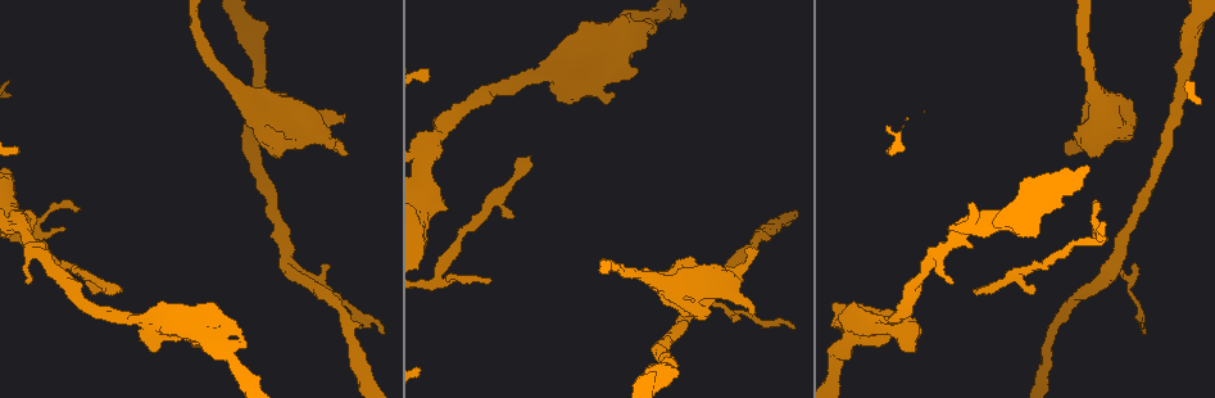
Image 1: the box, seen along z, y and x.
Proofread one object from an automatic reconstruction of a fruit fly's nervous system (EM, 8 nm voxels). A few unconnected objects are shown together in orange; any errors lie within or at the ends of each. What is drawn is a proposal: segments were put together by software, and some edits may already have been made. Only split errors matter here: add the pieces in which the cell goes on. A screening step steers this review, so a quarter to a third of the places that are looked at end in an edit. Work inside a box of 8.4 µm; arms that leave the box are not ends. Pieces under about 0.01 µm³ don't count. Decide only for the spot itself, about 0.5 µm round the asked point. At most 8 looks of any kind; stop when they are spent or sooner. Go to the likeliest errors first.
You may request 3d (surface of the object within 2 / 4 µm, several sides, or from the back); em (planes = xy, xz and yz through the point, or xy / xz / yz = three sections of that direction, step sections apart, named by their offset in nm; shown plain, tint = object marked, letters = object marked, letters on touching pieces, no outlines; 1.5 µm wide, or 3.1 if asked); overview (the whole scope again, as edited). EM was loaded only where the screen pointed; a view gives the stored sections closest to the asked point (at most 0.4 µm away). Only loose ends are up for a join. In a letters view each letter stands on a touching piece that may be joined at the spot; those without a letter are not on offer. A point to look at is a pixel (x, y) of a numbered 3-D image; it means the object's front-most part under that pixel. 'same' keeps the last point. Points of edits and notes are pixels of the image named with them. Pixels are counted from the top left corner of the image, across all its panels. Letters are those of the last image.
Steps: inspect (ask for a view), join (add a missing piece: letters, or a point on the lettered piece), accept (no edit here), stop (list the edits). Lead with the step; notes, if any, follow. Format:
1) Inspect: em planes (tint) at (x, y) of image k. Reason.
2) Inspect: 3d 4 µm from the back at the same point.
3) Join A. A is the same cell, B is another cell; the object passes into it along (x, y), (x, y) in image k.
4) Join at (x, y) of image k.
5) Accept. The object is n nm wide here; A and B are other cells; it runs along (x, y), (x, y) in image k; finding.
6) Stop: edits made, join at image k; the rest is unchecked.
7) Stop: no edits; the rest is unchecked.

Inspect: em planes (letters) at (526, 158) of image 1. Tapers out.

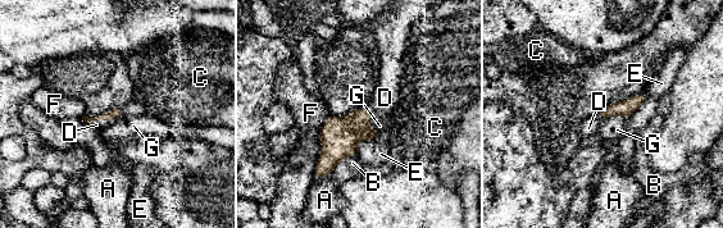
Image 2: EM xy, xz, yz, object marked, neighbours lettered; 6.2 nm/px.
Join D. D is the same cell, A, B, C, E, F and G are other cells; the object passes into it along (118, 112), (104, 119), (96, 124) in image 2; it goes on there.

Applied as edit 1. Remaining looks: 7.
Inspect: 3d 4 µm from the back at (565, 97) of image 1. Thick end.

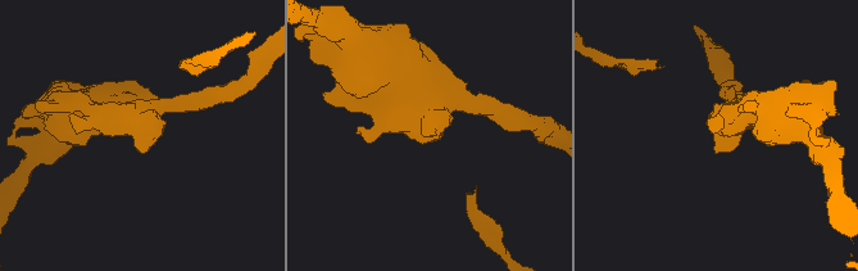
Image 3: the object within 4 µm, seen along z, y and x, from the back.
Inspect: em planes (tint) at (142, 153) of image 3. Need the tissue.

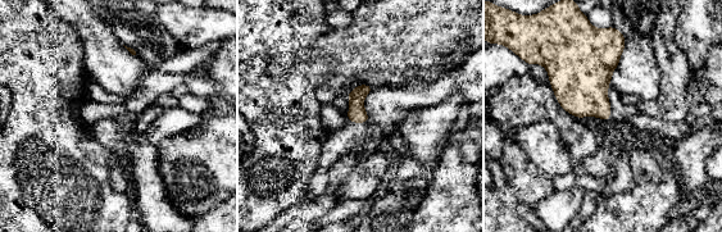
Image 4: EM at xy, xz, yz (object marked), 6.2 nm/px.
Inspect: em planes (letters) at the same point.

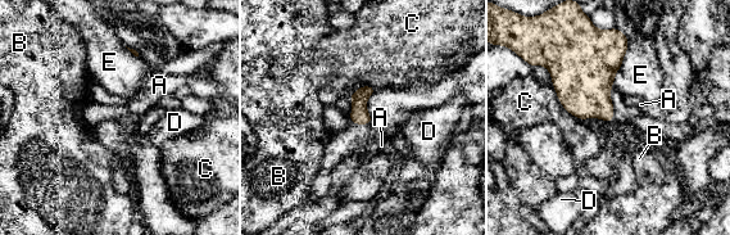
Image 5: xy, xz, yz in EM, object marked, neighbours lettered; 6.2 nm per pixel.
Accept. A, B, C, D and E are other cells; a border runs along (629, 39), (626, 53), (612, 85) in image 5; none of them fits.

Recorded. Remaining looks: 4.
Inspect: 3d 4 µm at (1137, 268) of image 1. Thin end.

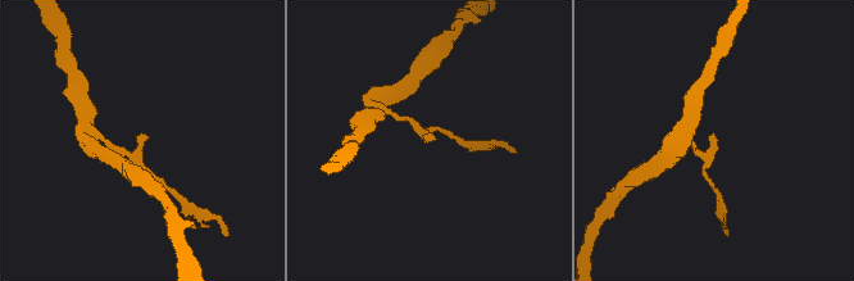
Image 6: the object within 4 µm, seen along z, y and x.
Inspect: em planes (letters) at (147, 137) of image 6. Shape alone is not enough.

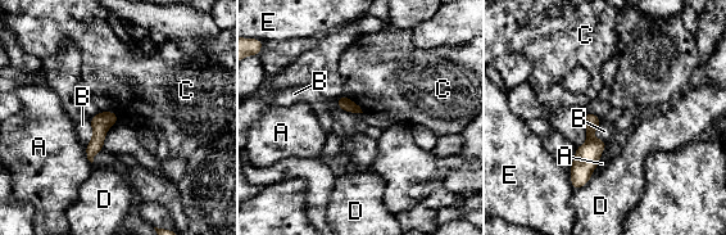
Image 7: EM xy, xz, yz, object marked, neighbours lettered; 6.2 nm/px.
Accept. The object is 80 nm wide here; A, B, C, D and E are other cells; it runs along (589, 116), (590, 152), (576, 185) in image 7; no lettered piece goes on from it.

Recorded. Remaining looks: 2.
Stop: edits made, join at image 2; the rest is unchecked.

